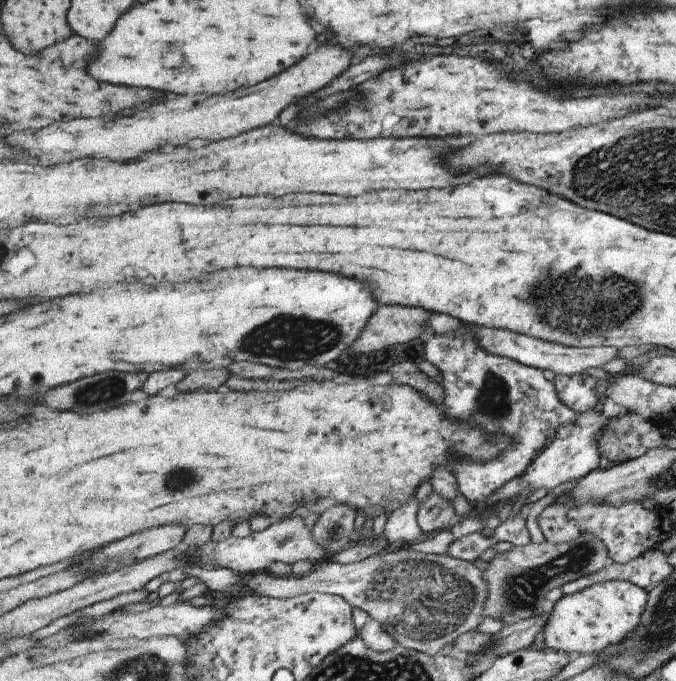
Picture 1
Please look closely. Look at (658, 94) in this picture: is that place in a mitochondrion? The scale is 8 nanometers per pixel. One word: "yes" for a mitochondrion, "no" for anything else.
no

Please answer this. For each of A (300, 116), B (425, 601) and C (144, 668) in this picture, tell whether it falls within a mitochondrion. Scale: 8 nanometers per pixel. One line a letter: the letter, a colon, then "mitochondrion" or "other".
A: other
B: mitochondrion
C: mitochondrion

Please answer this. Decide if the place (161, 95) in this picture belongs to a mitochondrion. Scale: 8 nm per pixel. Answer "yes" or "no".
no

